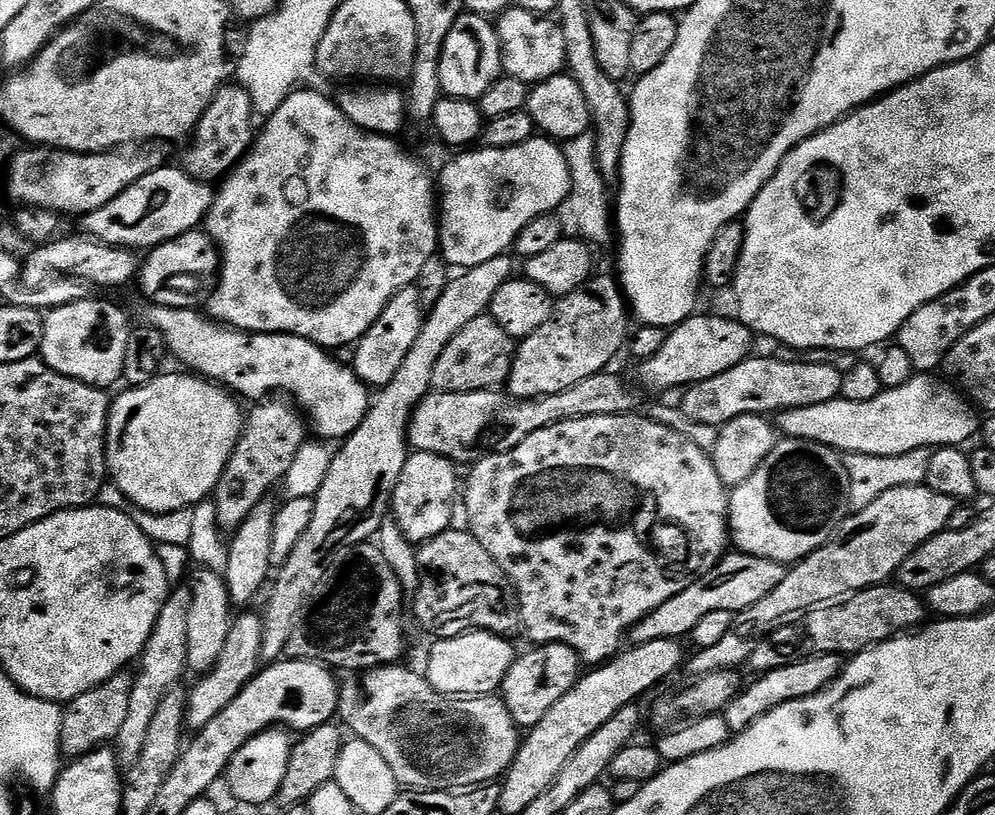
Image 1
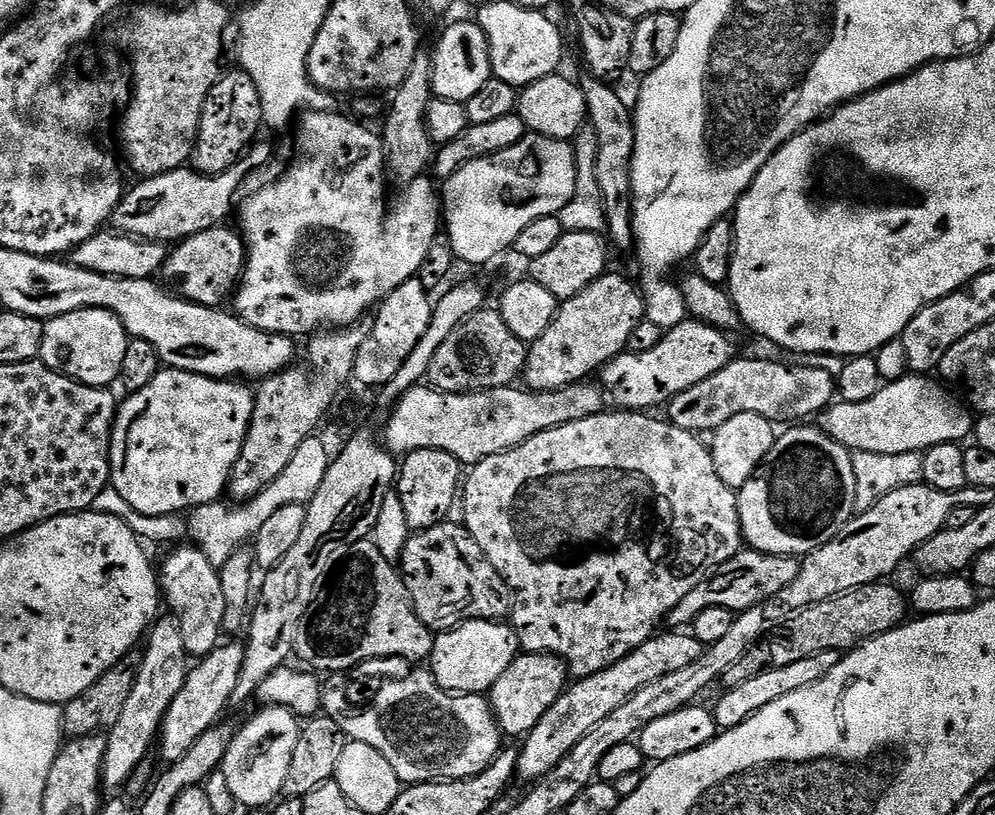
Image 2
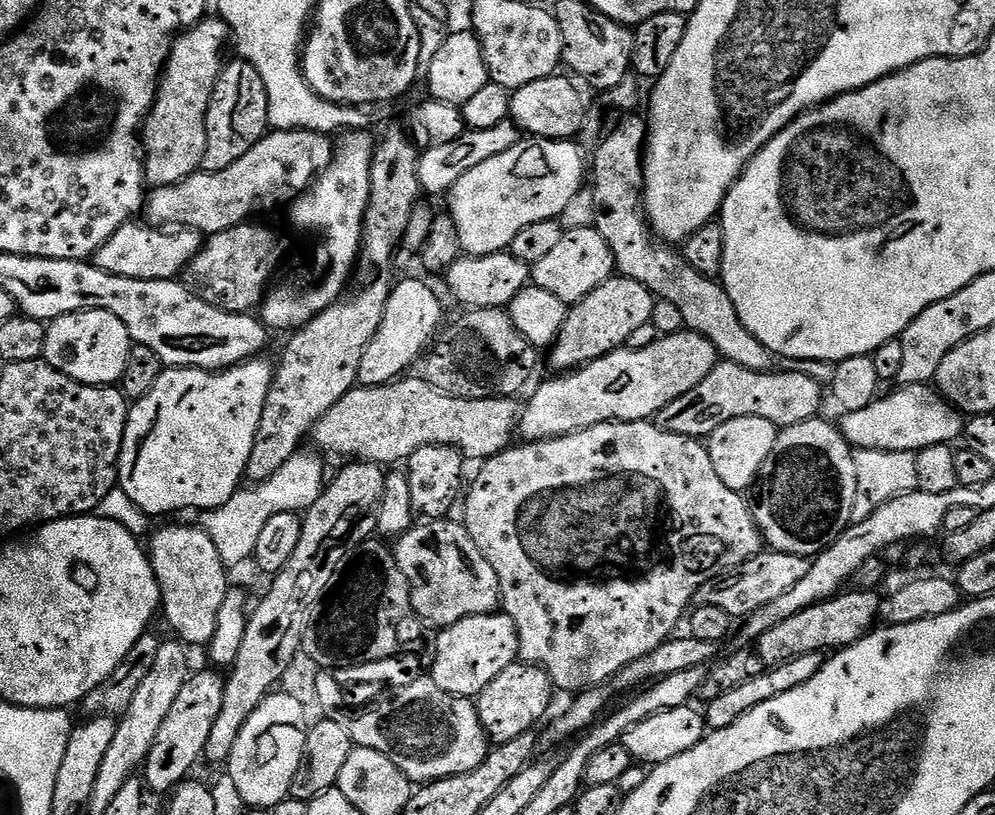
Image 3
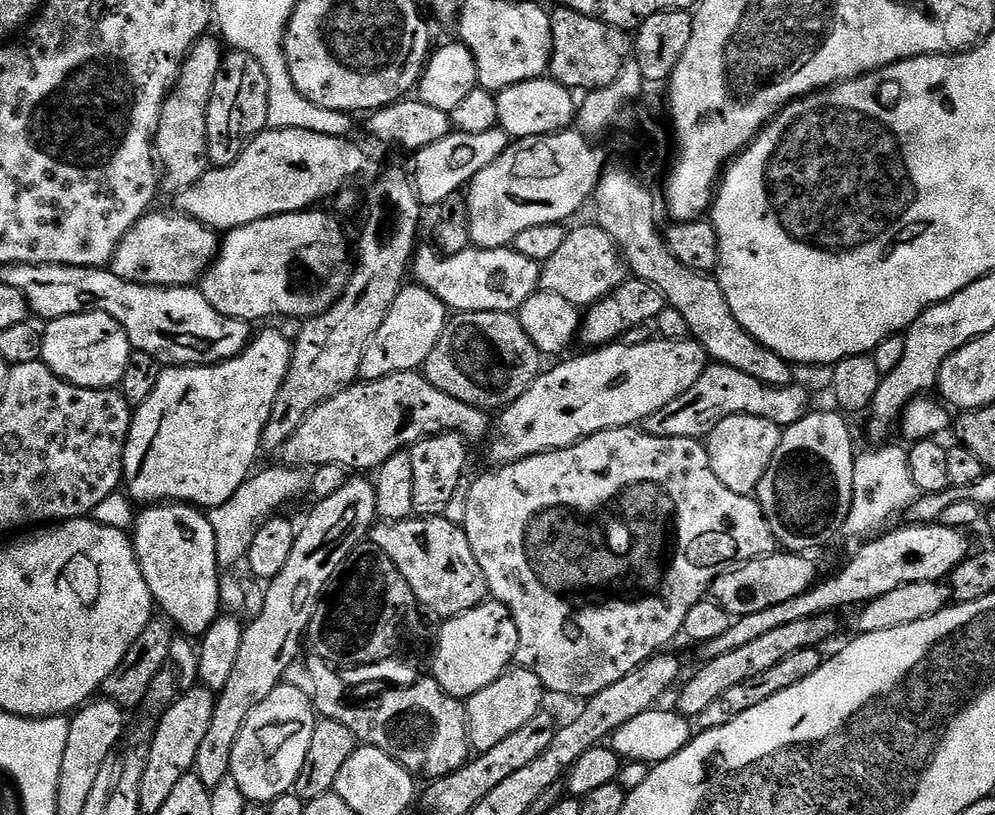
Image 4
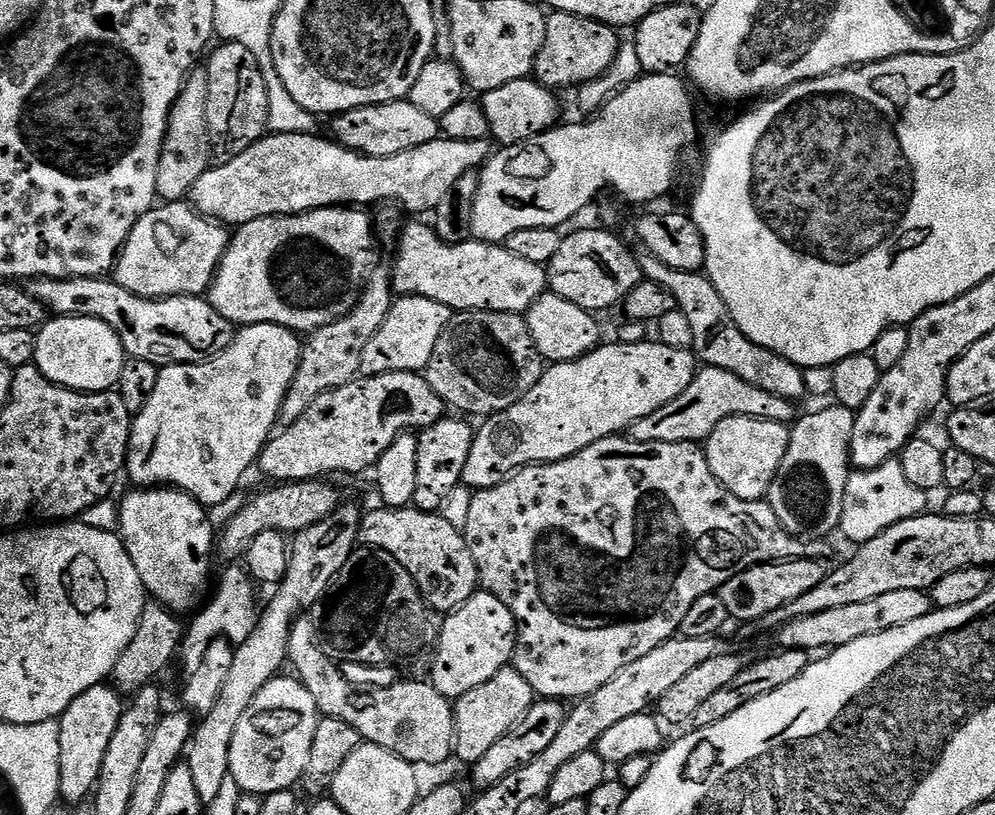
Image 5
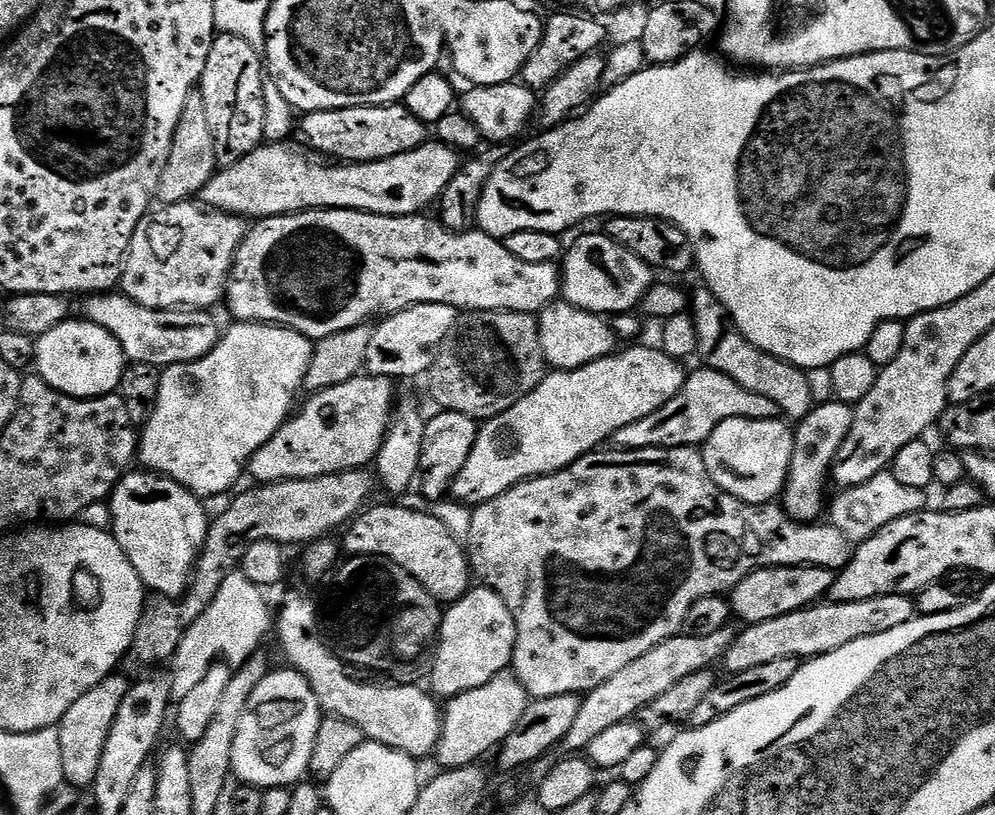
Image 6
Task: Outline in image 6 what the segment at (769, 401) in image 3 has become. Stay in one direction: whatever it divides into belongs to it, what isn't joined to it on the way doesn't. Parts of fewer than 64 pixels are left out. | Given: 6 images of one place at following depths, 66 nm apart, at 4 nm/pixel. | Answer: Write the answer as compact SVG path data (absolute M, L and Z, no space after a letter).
M697 367L697 372L685 379L682 390L662 406L662 410L654 410L654 414L646 414L646 418L638 418L638 422L630 422L630 426L622 426L614 437L617 449L626 448L683 448L700 446L714 434L714 430L722 422L730 418L750 418L751 420L775 420L778 413L770 398L762 398L762 394L754 394L754 390L746 390L746 386L738 386L734 378L726 378L726 374L715 372L712 368Z

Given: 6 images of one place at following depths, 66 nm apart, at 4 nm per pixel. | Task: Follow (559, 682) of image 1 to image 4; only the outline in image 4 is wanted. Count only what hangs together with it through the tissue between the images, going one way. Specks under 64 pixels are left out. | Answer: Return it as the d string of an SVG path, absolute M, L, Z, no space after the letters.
M509 666L497 680L490 682L478 694L469 696L466 701L464 713L468 723L468 746L473 753L479 754L498 746L498 742L510 734L515 734L530 718L534 718L545 707L544 696L546 690L542 682L530 670L519 666Z

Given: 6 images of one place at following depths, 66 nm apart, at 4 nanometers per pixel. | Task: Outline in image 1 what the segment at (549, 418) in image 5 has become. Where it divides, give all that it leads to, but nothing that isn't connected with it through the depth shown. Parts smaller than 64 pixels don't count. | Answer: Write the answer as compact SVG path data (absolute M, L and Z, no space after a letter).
M693 314L688 320L677 324L669 331L666 346L639 365L640 376L650 387L683 389L698 382L706 382L706 378L718 378L718 374L726 374L726 370L738 366L738 362L753 355L754 333L751 328L736 318L727 320L724 316L700 315Z

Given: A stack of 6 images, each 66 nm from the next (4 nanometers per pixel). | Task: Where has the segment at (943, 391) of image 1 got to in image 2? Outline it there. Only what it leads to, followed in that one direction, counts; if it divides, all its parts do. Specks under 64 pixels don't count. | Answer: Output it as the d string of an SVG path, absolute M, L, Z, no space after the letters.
M909 374L900 380L885 383L884 388L878 390L878 394L874 394L874 398L869 398L867 402L833 403L825 408L819 417L818 427L827 436L834 438L834 442L838 442L843 448L852 452L869 452L870 454L925 453L939 444L964 442L964 439L967 436L969 439L974 432L973 413L966 407L963 399L957 398L947 387L933 380L924 374Z

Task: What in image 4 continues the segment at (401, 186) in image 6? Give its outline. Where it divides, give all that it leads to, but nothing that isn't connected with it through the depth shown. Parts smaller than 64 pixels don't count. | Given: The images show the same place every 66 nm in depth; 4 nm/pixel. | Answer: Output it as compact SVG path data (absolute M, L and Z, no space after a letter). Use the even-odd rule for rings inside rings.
M499 126L485 130L483 134L466 134L453 130L446 138L442 138L442 142L434 142L434 146L426 146L421 152L415 153L414 183L421 205L439 206L443 200L450 198L450 194L471 184L472 179L482 174L486 166L490 166L490 162L498 162L498 158L502 158L509 143L507 130ZM268 128L258 133L230 166L213 167L194 186L175 193L175 211L223 234L267 216L311 209L319 200L335 197L367 170L367 154L350 141L342 136L314 134L314 130Z

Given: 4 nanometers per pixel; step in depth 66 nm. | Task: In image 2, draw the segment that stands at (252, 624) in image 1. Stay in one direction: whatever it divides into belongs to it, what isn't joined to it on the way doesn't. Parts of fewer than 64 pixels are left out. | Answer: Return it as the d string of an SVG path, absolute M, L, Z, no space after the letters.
M243 643L226 644L217 647L216 651L203 657L197 663L200 665L197 668L195 665L189 671L185 685L182 686L182 690L178 691L178 696L171 702L167 714L164 716L162 733L158 742L158 752L160 748L160 756L165 760L165 765L173 766L179 763L180 759L202 738L202 734L206 734L206 730L217 727L221 723L220 715L227 710L228 704L233 703L232 695L234 690L238 690L238 680L244 669L244 652L246 648Z

